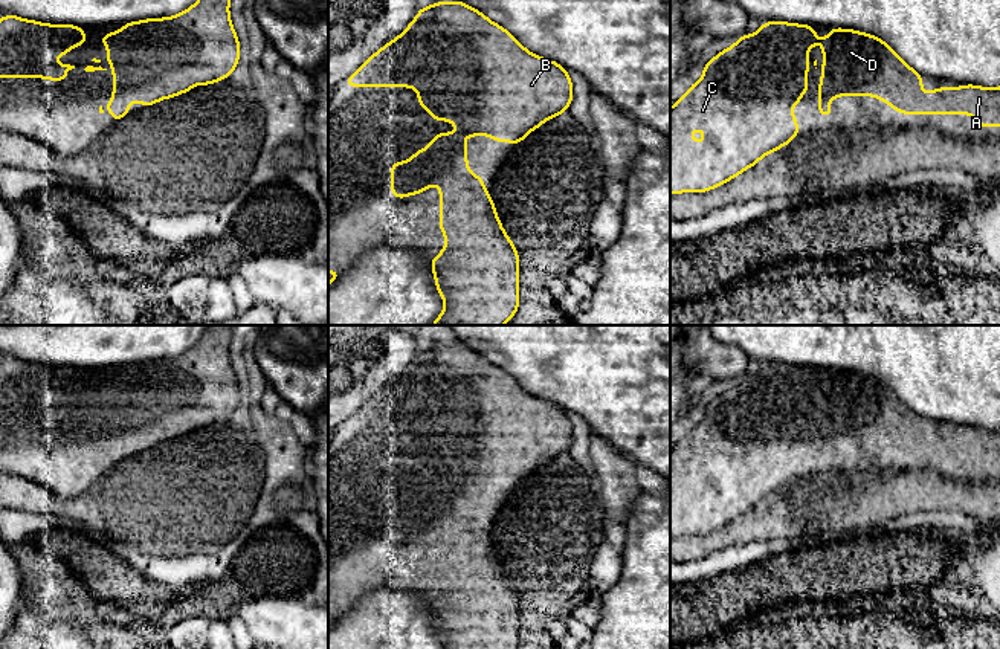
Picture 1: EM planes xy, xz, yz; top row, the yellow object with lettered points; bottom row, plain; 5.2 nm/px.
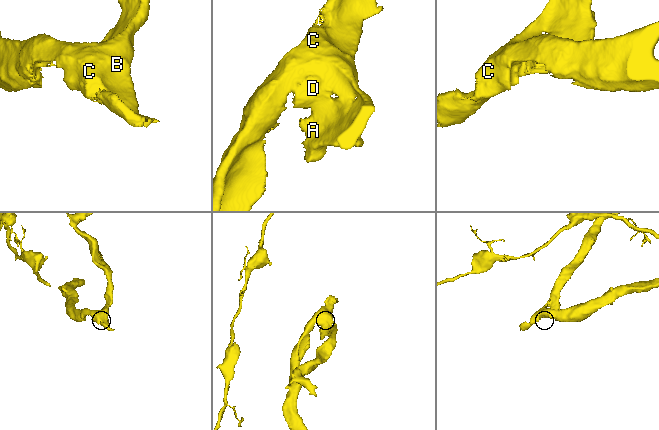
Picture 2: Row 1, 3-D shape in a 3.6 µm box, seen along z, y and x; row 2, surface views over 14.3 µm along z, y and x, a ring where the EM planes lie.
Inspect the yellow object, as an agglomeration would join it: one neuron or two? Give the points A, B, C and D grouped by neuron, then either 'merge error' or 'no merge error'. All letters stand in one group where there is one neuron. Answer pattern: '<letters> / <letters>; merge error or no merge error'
A B C D; no merge error

